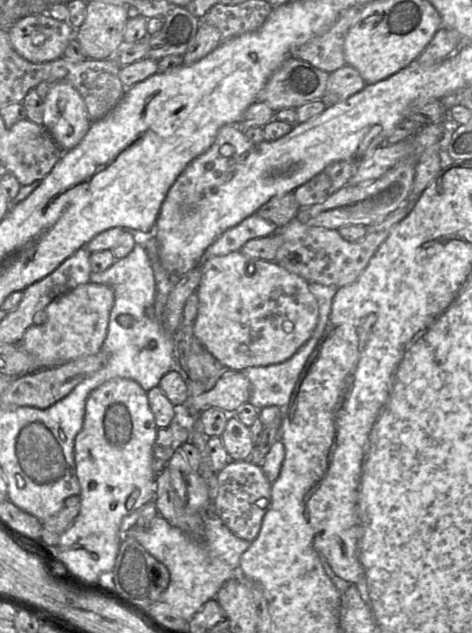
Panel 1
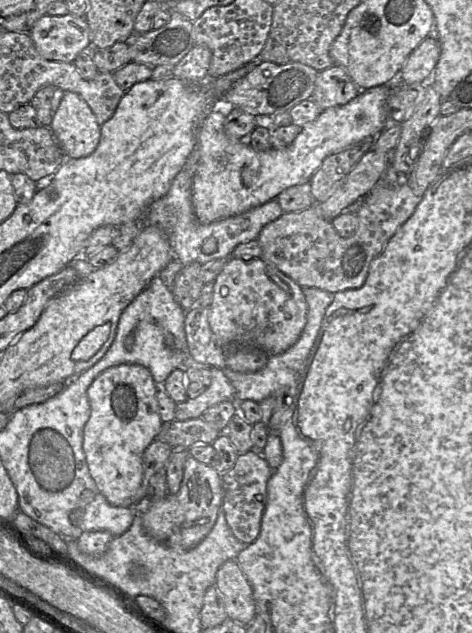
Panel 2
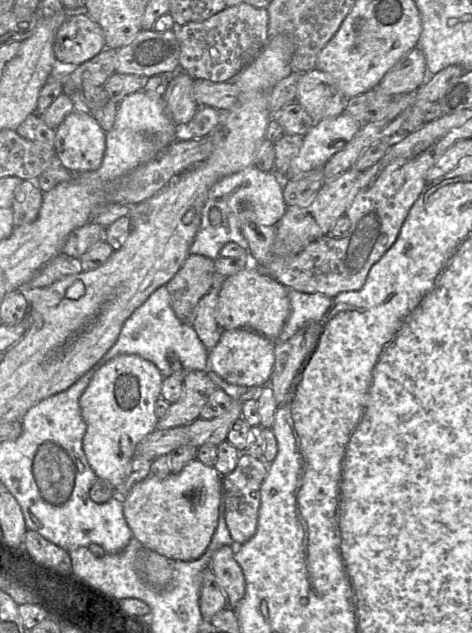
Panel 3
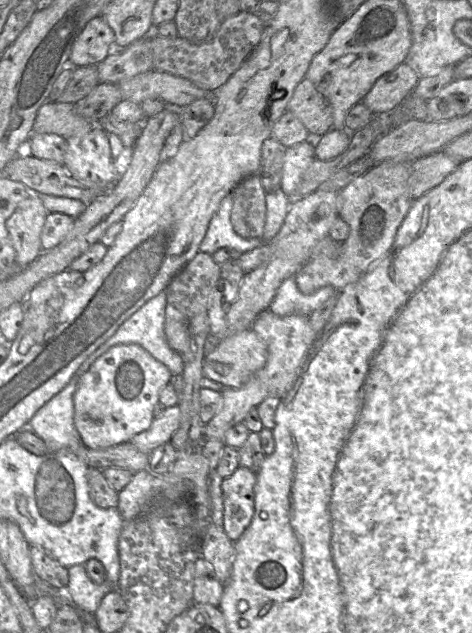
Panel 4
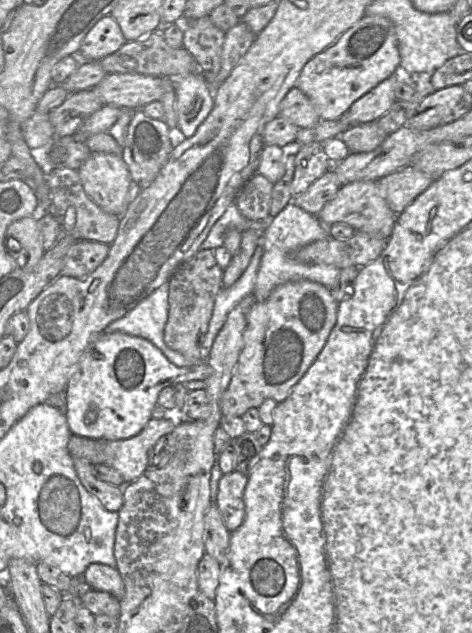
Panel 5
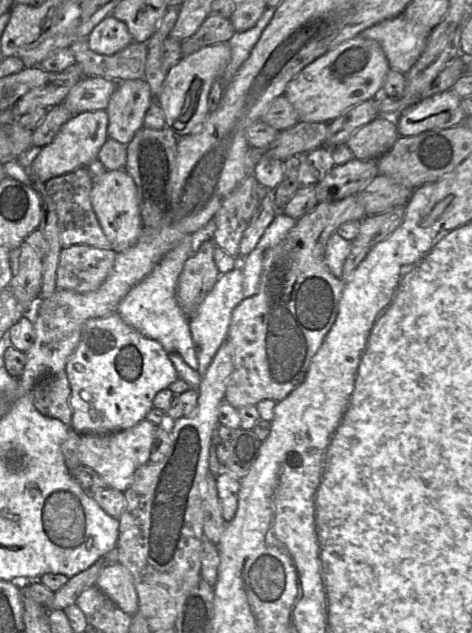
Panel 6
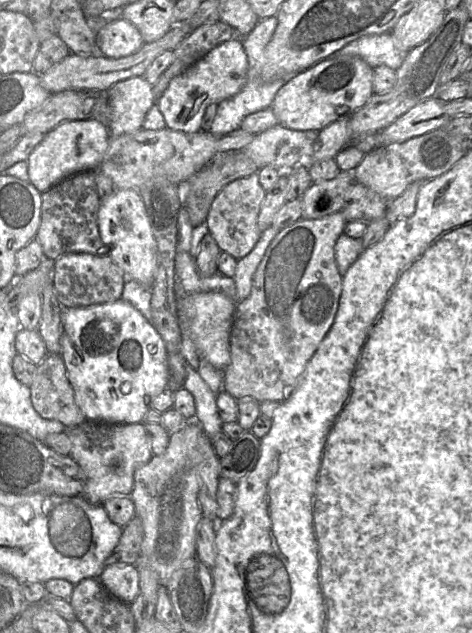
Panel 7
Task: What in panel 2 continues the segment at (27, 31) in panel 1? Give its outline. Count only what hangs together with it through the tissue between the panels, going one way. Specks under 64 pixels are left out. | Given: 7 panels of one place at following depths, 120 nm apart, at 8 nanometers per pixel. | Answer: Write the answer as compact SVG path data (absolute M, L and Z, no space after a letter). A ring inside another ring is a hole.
M69 13L42 16L29 34L39 54L50 61L73 63L83 49L92 48L85 17Z

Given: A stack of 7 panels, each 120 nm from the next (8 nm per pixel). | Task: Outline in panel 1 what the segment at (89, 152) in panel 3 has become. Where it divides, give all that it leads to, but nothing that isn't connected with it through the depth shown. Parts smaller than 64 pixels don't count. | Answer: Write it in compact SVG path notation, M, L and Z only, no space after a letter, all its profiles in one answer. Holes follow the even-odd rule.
M52 84L43 102L43 126L64 151L81 142L91 123L86 104L77 89L70 84Z

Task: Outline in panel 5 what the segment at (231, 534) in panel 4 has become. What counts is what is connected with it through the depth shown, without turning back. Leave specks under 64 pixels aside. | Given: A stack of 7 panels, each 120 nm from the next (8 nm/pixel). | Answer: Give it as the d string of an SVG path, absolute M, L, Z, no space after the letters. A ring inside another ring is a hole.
M238 471L222 475L219 481L216 505L229 532L234 532L244 521L243 495L247 482L248 476Z

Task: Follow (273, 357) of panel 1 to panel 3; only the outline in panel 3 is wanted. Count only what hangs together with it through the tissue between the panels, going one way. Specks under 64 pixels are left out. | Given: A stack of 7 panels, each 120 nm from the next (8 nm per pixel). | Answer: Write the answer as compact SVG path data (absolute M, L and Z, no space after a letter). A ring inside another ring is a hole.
M254 264L226 277L219 288L216 321L223 331L249 329L277 340L289 313L288 288Z

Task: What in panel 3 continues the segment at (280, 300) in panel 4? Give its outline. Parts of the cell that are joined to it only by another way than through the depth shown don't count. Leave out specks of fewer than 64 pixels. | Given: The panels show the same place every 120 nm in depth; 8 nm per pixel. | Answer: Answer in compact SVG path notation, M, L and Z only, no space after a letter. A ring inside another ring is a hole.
M288 289L290 313L277 342L290 339L307 321L320 322L328 311L332 299L322 293L304 293Z

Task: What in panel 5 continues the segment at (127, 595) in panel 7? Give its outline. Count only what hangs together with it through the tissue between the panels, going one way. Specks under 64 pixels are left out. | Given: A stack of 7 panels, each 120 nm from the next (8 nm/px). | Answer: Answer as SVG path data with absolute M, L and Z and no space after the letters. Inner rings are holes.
M92 563L86 568L82 578L87 588L108 592L119 601L125 594L125 585L117 568Z

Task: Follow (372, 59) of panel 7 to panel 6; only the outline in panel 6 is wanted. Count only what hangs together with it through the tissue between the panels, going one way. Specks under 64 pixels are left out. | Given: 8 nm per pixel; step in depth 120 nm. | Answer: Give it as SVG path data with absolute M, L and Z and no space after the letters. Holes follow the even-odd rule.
M399 15L381 21L357 36L377 41L385 53L390 69L406 74L424 51L431 31Z

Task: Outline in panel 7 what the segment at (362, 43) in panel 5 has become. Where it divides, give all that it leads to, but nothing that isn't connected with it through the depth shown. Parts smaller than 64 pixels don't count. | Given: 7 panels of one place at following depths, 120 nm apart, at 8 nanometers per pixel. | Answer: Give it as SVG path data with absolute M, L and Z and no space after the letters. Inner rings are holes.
M356 56L323 59L293 76L275 95L271 106L279 124L297 131L317 131L341 117L351 116L374 94L373 68Z

